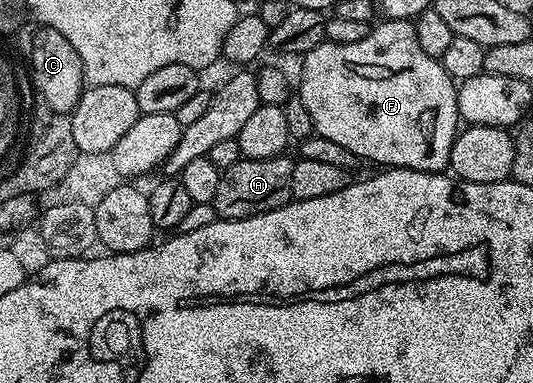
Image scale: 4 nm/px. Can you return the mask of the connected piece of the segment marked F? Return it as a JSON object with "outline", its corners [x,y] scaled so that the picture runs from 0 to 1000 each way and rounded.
{"outline":[[[722,50],[677,107],[659,115],[608,107],[572,138],[563,164],[561,256],[576,295],[583,295],[593,350],[644,379],[644,389],[659,389],[672,418],[715,426],[707,431],[722,441],[827,452],[841,439],[846,379],[861,339],[859,219],[835,188],[826,154],[794,138],[777,52]]]}

